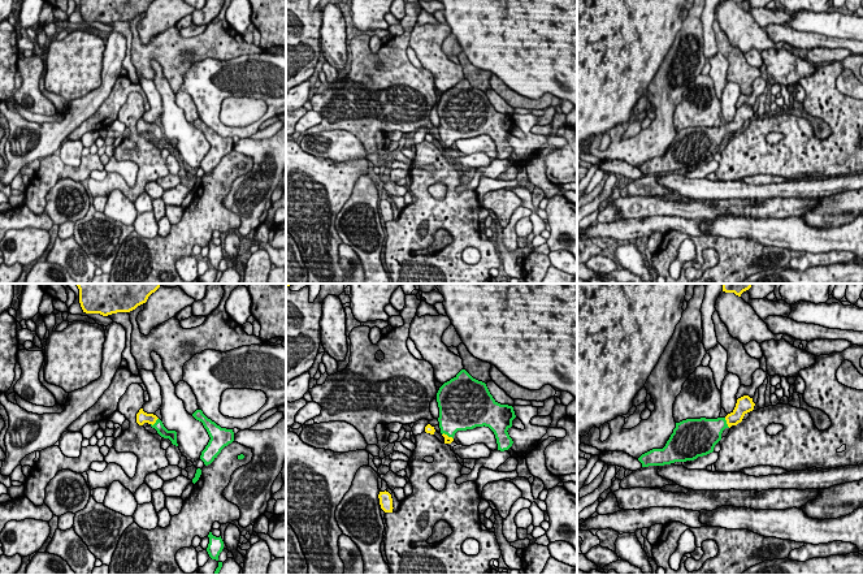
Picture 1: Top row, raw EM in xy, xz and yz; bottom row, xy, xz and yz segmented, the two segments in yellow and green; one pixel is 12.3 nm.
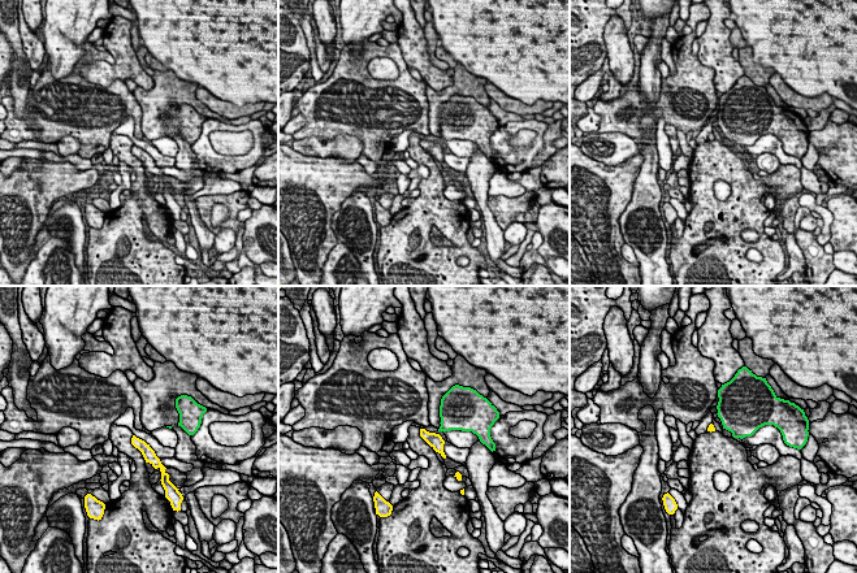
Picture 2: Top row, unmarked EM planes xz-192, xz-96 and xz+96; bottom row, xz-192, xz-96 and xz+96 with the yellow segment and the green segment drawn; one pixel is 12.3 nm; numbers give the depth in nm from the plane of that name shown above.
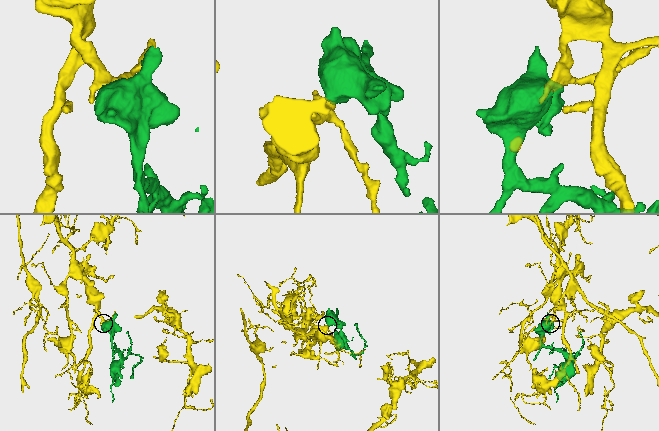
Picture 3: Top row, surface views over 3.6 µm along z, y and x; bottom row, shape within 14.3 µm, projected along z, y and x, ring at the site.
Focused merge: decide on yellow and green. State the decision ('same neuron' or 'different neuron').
same neuron

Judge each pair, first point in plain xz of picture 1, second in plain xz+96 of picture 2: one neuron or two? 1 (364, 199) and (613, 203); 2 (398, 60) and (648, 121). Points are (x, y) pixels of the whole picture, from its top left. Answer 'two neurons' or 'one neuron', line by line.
1: two neurons
2: two neurons

